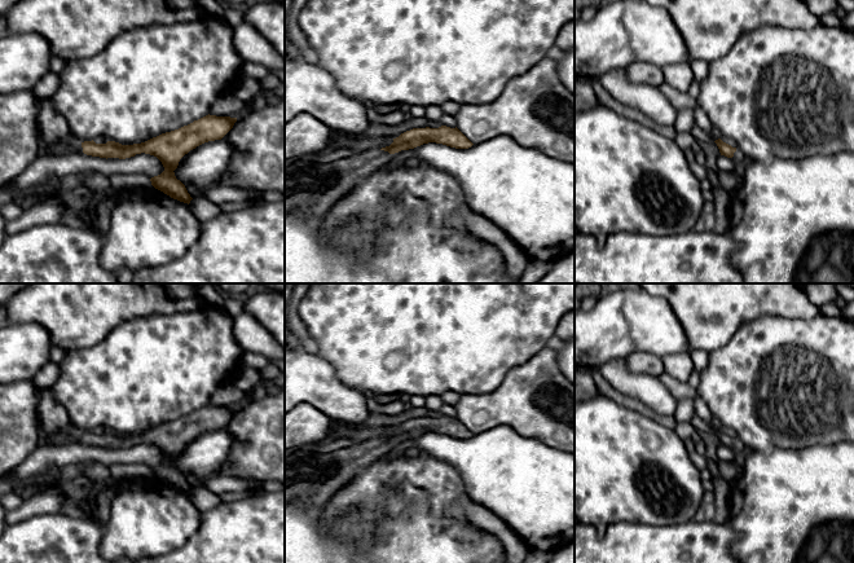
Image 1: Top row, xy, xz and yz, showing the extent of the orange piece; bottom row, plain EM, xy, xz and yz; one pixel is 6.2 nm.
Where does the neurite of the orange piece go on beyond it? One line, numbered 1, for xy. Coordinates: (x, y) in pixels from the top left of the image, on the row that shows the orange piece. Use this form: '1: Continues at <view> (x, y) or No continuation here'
1: No continuation here

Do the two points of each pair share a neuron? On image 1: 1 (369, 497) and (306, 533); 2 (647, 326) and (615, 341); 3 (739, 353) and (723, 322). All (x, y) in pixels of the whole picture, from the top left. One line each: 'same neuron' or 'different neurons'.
1: different neurons
2: same neuron
3: different neurons

